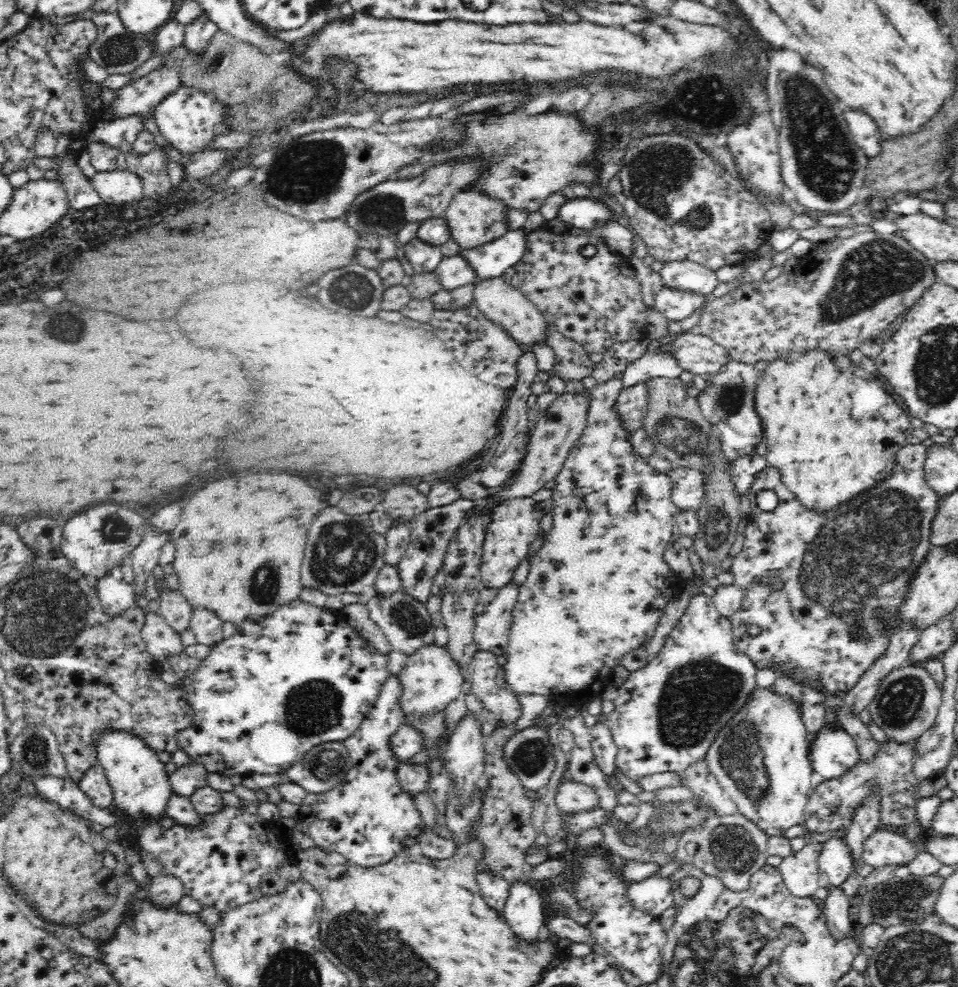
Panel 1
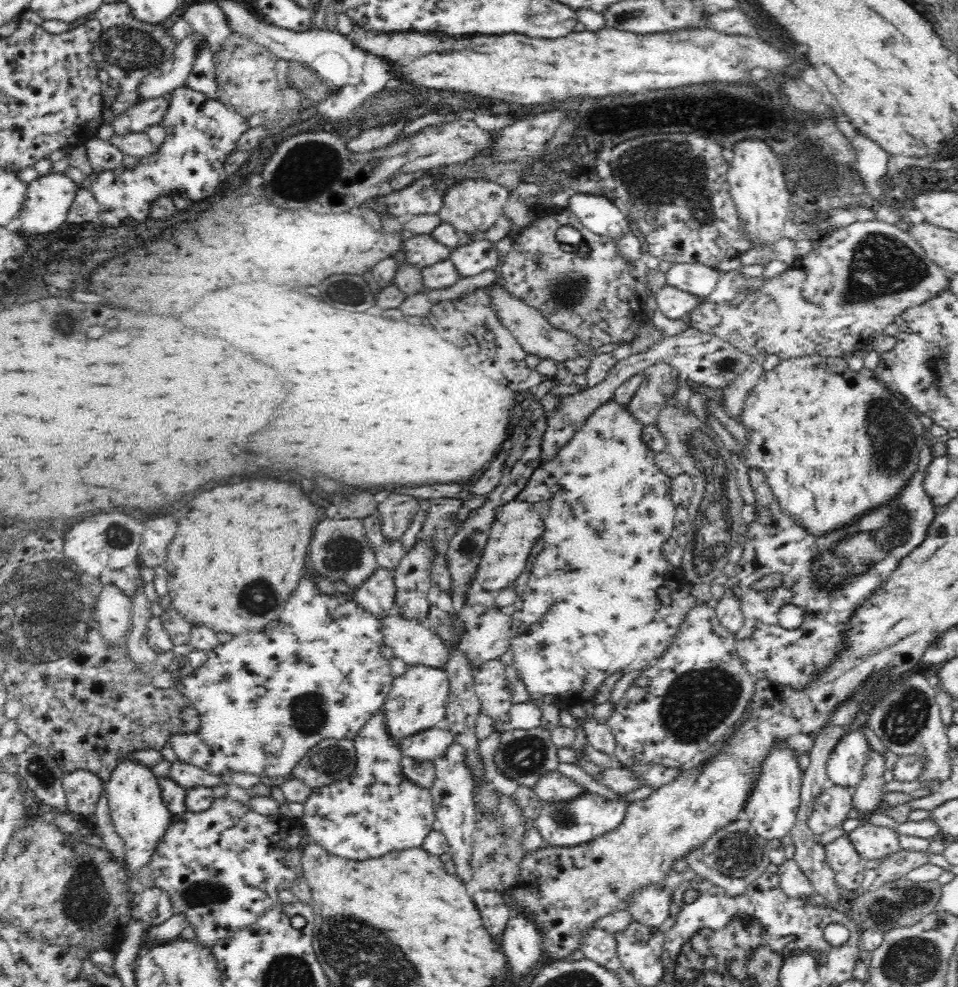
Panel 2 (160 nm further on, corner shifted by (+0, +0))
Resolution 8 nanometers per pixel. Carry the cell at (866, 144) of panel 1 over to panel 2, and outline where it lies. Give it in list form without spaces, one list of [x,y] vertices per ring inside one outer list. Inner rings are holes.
[[[858,133],[856,138],[852,138],[852,144],[856,148],[857,162],[855,169],[860,173],[863,183],[867,189],[878,186],[881,179],[887,175],[888,154],[876,146],[872,140],[864,138],[864,135]]]

